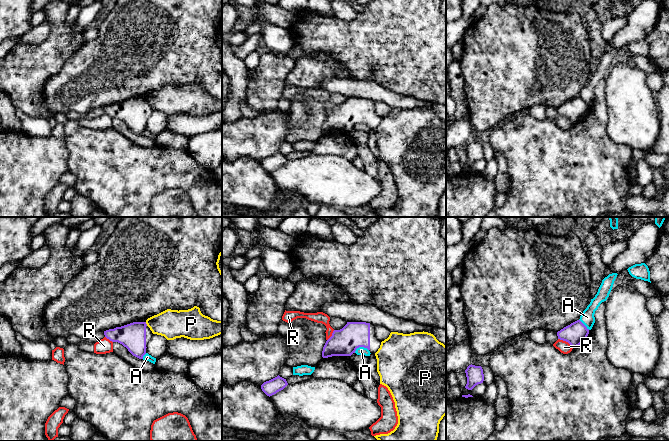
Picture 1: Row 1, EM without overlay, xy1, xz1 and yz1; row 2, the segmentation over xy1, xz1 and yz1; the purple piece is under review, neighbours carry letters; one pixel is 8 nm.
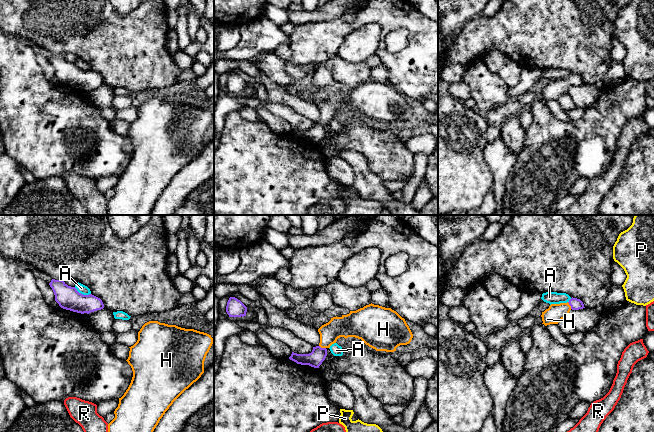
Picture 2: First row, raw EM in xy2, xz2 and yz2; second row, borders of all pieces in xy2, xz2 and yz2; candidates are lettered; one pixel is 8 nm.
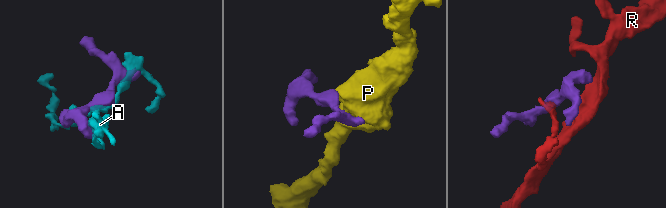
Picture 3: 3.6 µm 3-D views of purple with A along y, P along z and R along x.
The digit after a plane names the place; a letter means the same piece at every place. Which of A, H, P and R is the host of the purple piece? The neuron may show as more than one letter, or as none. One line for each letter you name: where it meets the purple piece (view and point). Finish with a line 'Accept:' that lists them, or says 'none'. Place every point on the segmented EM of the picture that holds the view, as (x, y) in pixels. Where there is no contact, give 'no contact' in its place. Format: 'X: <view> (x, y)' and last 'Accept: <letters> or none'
H: xz2 (322, 348)
Accept: H

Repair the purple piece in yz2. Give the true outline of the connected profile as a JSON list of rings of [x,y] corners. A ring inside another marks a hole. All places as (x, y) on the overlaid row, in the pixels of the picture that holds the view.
[[[571,298],[567,303],[551,304],[548,309],[542,312],[542,321],[545,326],[558,324],[562,319],[568,318],[570,310],[583,309],[584,304],[580,299]]]

